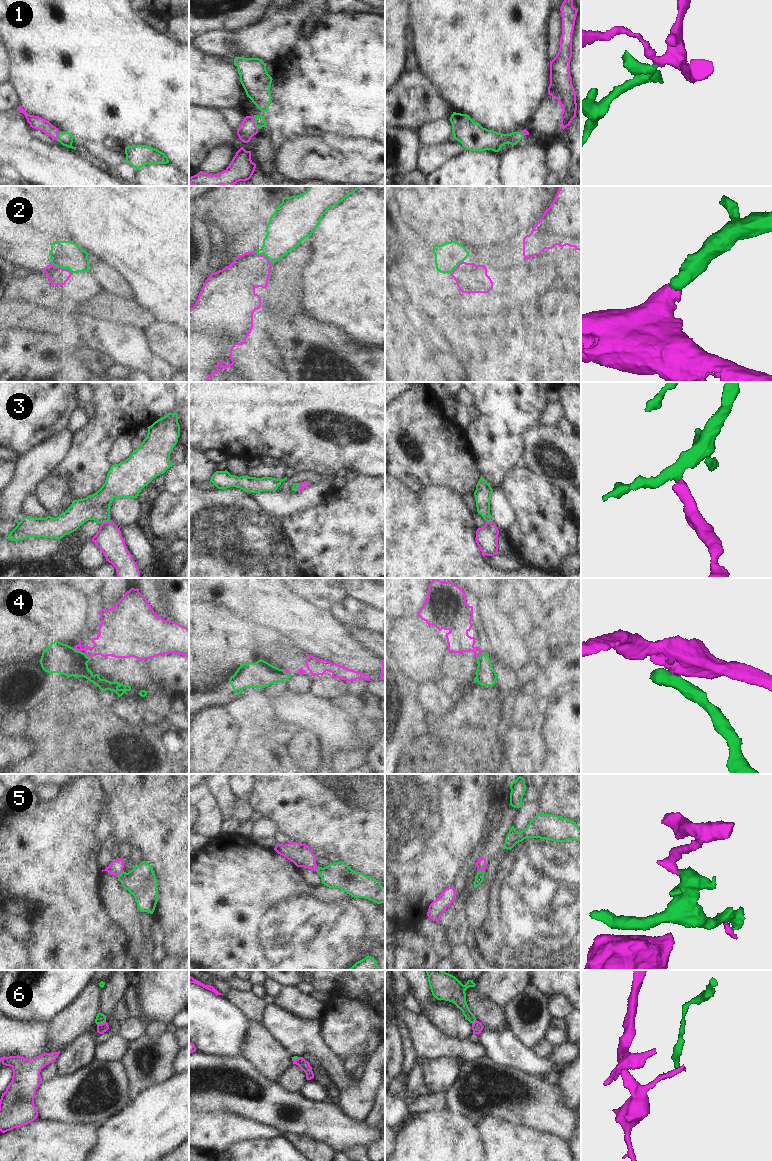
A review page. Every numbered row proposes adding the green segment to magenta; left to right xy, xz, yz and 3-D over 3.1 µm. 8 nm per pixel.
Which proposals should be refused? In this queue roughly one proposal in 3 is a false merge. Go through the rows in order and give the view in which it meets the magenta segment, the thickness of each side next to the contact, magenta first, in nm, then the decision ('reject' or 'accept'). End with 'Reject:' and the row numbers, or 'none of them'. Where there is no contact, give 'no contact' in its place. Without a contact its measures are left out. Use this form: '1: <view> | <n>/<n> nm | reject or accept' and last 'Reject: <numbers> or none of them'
1: xz | 140/90 nm | accept
2: xy | 140/220 nm | accept
3: xy | 220/220 nm | accept
4: xy | 280/240 nm | reject
5: yz | 80/80 nm | reject
6: xy | 80/80 nm | reject
Reject: 4, 5, 6

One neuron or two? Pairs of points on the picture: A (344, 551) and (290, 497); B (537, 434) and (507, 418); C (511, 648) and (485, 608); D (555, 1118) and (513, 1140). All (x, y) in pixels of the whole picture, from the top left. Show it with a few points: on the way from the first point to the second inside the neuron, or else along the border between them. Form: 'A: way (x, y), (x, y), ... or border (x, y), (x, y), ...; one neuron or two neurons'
A: border (324, 500), (314, 506), (293, 512), (281, 520); two neurons
B: border (537, 423), (527, 428), (522, 434), (523, 452); two neurons
C: way (503, 638), (492, 618); one neuron
D: border (511, 1123), (543, 1130), (556, 1137); two neurons

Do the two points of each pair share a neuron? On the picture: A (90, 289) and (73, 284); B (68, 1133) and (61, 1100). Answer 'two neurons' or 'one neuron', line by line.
A: one neuron
B: two neurons

